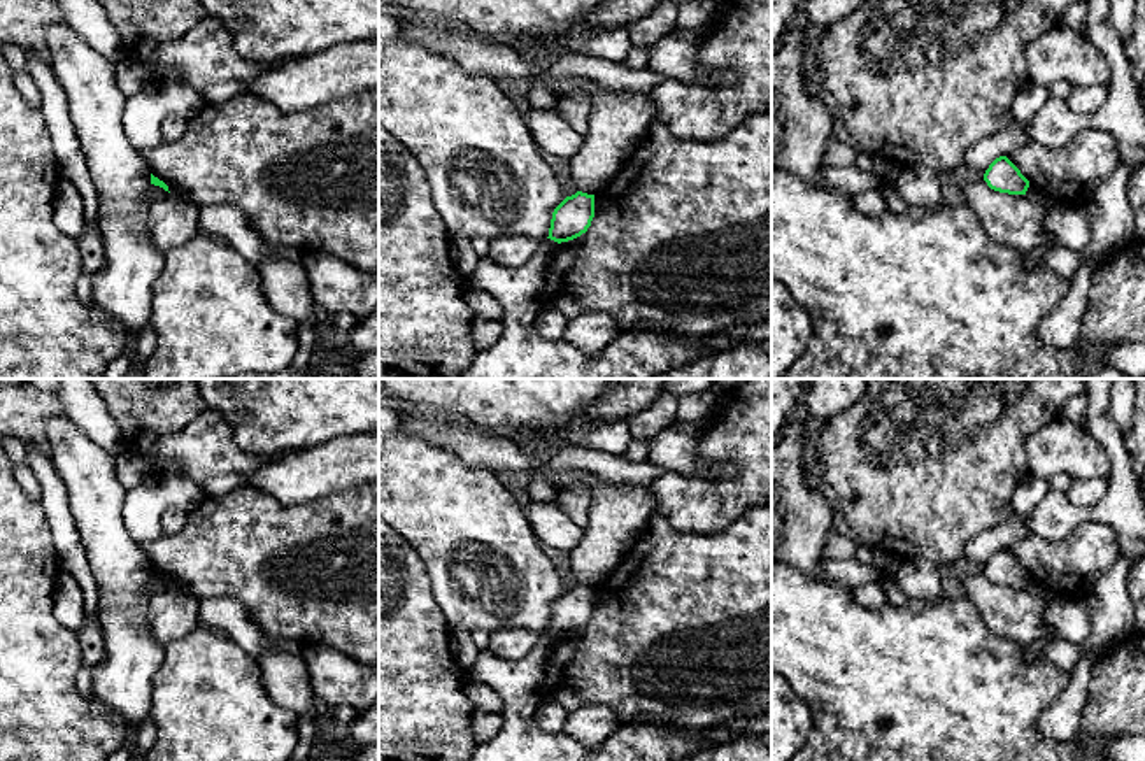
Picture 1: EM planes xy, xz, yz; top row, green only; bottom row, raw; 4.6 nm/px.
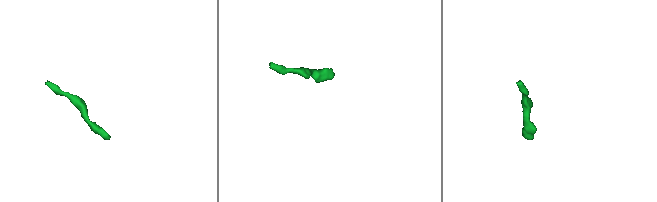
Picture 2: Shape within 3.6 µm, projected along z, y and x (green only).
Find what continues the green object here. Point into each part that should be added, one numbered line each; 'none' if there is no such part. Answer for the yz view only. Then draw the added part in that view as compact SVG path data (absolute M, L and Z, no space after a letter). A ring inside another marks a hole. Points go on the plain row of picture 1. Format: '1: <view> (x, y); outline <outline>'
none

